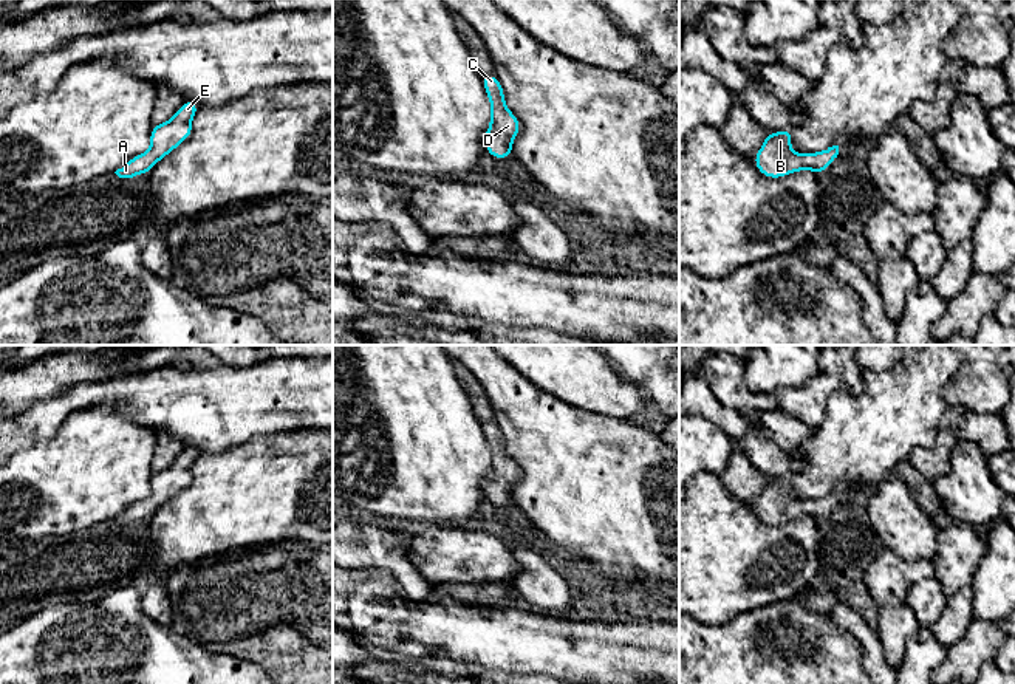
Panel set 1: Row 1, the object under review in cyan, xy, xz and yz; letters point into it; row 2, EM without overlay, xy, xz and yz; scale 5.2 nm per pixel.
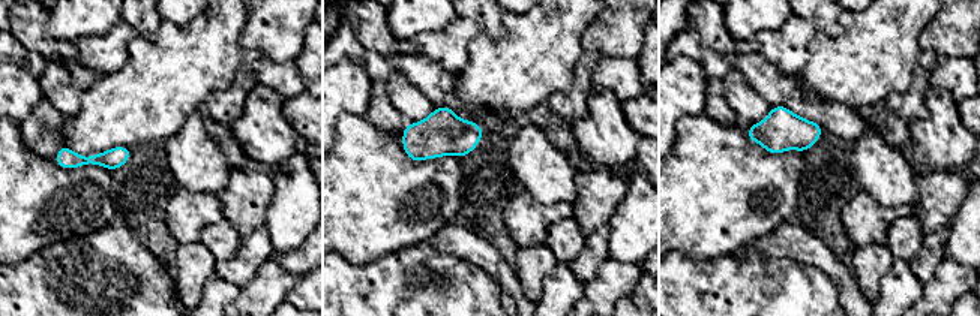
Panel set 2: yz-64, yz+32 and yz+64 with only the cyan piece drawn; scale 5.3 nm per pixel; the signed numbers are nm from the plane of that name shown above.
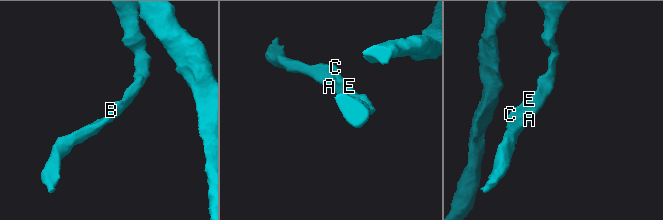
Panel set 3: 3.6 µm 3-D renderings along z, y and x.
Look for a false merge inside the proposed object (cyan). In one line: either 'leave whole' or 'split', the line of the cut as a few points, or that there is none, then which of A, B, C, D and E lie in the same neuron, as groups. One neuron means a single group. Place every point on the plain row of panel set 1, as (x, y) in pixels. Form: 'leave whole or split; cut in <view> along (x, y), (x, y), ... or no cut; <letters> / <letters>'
leave whole; no cut; A B C D E

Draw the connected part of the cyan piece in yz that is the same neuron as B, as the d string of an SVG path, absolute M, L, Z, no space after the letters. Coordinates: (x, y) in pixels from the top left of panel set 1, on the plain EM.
M789 474L766 481L761 495L754 503L761 522L777 526L803 515L818 522L825 518L839 501L839 492L828 494L818 500L794 500L791 497L791 487L792 478Z

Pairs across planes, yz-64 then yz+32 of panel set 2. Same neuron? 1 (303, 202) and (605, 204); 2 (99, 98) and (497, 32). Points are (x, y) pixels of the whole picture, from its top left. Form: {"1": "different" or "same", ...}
{"1": "different", "2": "different"}

